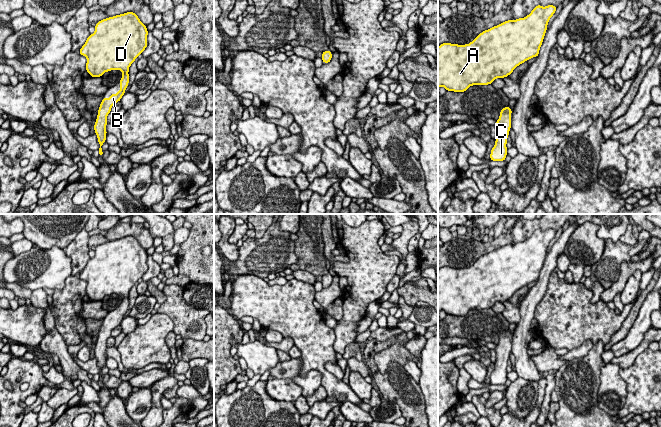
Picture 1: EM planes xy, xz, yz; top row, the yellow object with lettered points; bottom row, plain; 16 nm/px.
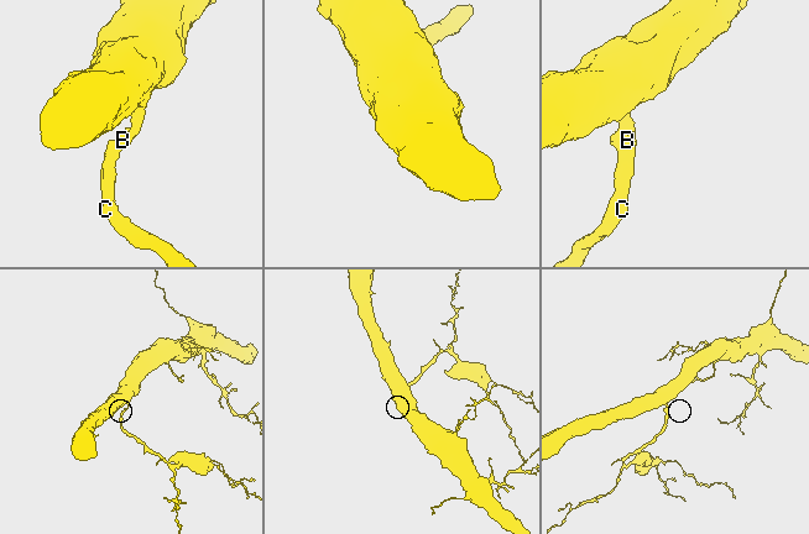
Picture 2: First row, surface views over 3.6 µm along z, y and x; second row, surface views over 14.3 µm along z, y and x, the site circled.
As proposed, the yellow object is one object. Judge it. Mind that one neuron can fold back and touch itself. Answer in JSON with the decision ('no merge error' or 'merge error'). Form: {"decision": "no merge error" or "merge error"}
{"decision": "no merge error"}

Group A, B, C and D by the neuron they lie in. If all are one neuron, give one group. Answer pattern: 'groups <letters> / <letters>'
groups A B C D

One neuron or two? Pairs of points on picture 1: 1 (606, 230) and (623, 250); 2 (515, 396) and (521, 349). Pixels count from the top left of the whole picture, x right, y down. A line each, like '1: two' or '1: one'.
1: two
2: two

